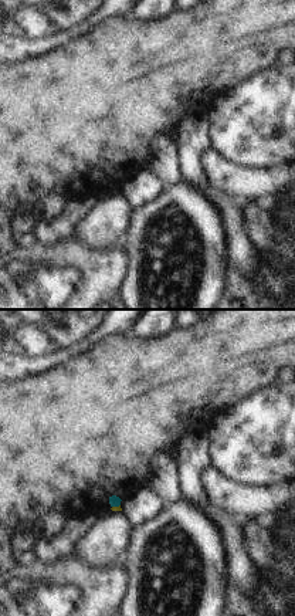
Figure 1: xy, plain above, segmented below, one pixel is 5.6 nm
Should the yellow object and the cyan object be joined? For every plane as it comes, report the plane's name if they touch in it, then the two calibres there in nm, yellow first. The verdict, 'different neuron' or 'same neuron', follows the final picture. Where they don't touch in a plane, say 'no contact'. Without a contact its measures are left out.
xy | 30/60 nm

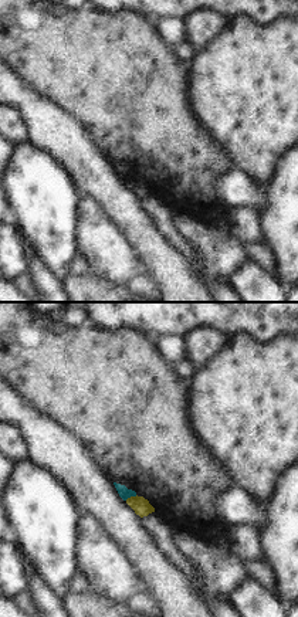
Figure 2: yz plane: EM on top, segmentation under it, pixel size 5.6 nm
yz | 90/70 nm

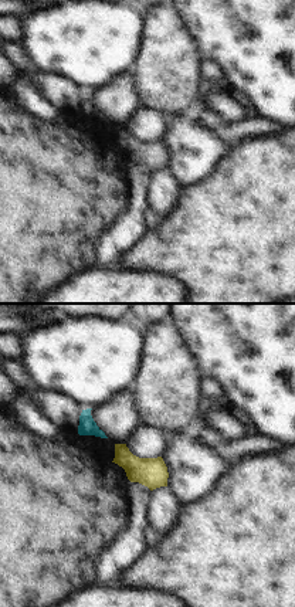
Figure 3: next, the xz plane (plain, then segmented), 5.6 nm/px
no contact

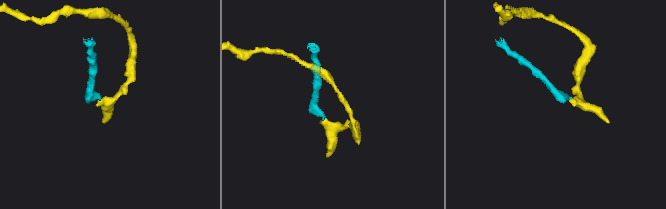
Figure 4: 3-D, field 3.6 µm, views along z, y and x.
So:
different neuron

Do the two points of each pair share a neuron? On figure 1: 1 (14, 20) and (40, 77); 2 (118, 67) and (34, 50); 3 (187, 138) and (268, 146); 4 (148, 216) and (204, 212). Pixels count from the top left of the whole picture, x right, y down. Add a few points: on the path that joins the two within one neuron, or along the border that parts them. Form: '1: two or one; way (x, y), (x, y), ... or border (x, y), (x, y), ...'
1: two; border (63, 46), (14, 63)
2: two; border (75, 36), (61, 46), (14, 63)
3: two; border (204, 115), (212, 146)
4: one; way (162, 213), (190, 212)

